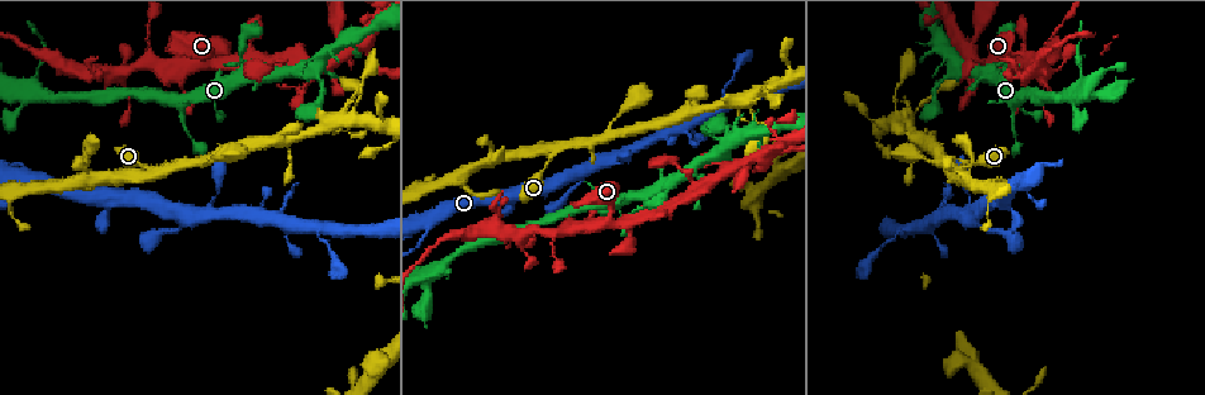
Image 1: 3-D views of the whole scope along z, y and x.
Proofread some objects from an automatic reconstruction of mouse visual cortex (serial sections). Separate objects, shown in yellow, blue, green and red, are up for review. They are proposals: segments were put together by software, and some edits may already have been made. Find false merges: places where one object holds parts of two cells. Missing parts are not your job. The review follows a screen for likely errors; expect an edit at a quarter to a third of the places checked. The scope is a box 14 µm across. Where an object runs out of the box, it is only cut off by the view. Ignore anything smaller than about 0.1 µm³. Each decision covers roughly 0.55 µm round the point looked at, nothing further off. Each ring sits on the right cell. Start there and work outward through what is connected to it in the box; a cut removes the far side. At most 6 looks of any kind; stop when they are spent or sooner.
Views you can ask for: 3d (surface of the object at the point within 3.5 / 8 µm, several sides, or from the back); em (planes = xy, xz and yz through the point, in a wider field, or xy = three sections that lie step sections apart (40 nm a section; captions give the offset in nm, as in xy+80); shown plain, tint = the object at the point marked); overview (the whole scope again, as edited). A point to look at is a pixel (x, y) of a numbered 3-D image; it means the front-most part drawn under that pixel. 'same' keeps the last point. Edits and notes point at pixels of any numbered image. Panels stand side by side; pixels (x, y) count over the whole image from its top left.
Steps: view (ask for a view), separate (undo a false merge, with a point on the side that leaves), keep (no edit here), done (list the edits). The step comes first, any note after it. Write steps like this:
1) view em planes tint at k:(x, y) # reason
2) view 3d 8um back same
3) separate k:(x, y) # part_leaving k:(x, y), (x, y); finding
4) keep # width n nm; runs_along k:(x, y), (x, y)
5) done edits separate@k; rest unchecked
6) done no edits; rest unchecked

view 3d 3.5um at 1:(240, 52) # thin neck

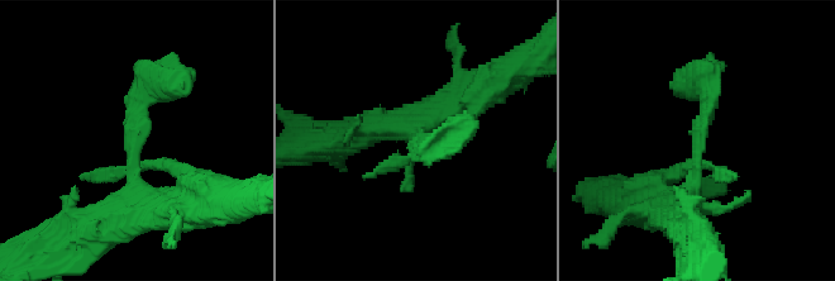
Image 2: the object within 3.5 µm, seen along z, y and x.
view em xy step 2 tint at 2:(700, 141)

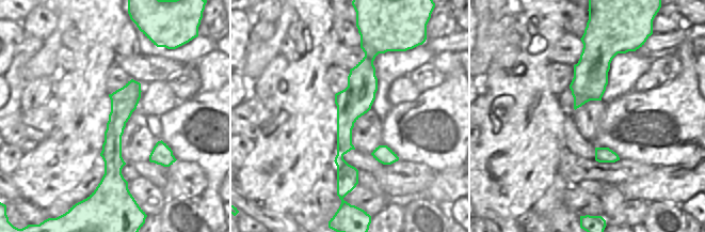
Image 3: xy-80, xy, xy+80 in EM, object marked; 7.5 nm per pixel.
keep # runs_along 2:(122, 220), (137, 112), (172, 84); one cell here

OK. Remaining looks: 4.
view 3d 3.5um at 1:(144, 167) # sharp bend

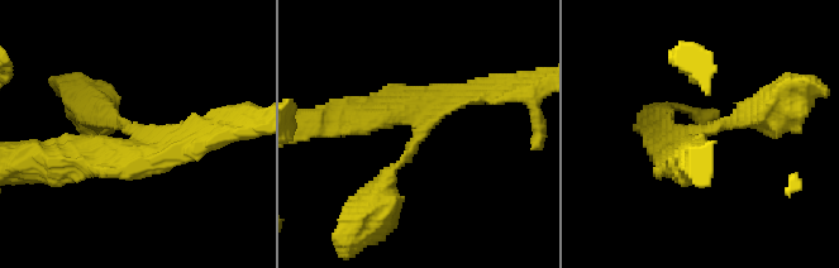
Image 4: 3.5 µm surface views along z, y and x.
view em xy step 1 plain at 4:(419, 127)

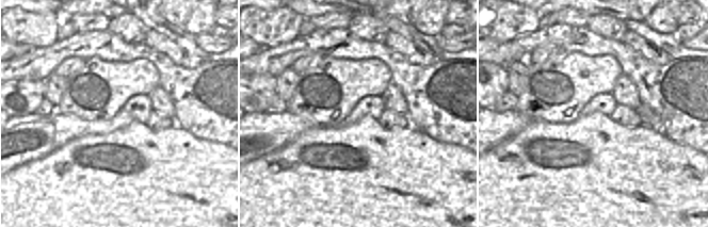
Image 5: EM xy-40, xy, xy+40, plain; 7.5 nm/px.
view em xy step 1 tint same # where the object lies

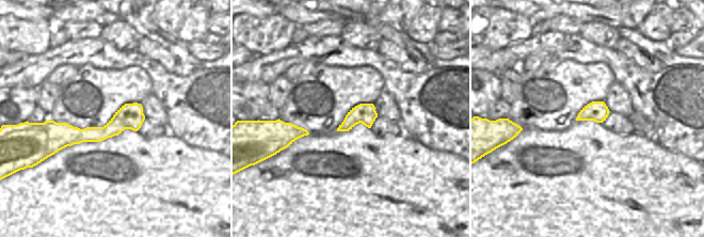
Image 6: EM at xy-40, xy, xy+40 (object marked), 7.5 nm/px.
keep # width 160 nm; runs_along 4:(381, 195), (420, 129), (494, 87); all the same cell

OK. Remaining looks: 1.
done no edits; rest unchecked

